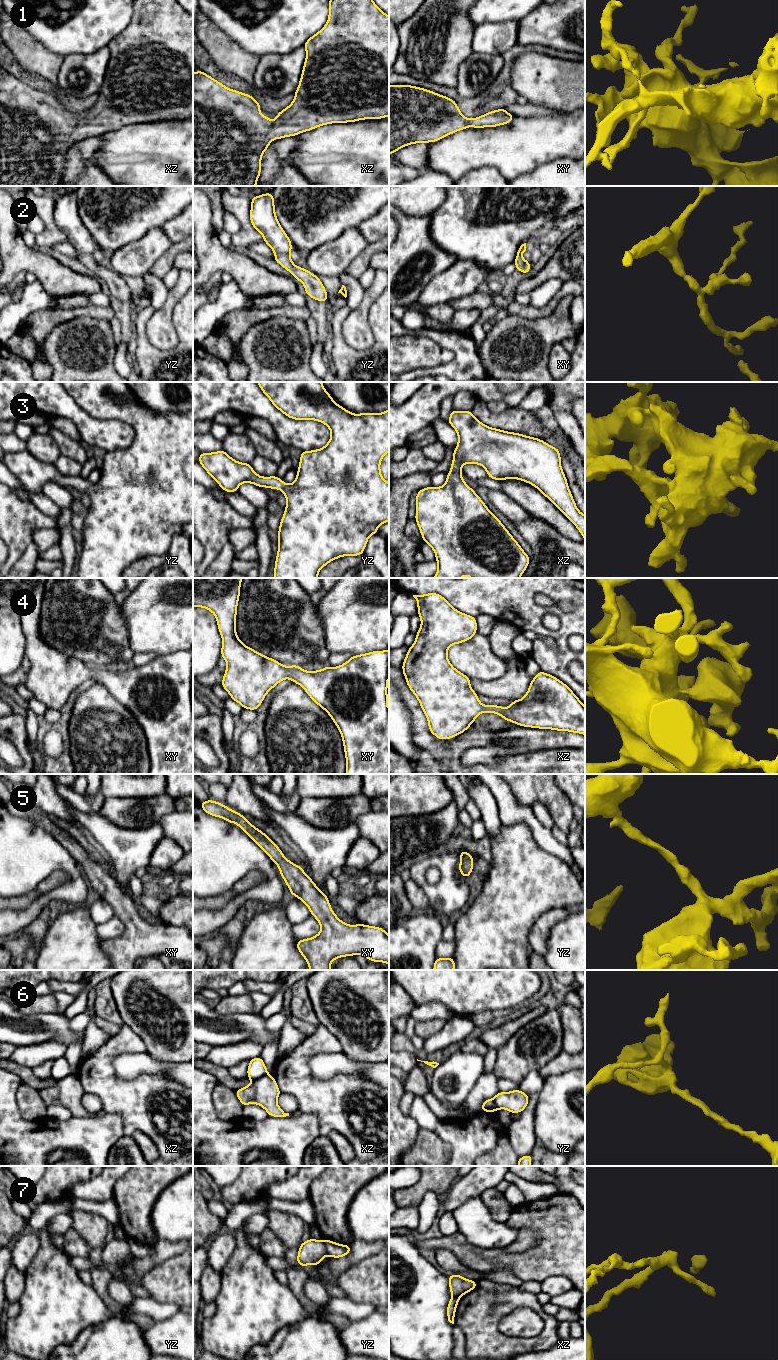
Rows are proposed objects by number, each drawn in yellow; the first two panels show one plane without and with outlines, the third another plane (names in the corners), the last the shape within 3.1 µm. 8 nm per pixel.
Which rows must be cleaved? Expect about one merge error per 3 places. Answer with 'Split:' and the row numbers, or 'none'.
Split: 6, 7

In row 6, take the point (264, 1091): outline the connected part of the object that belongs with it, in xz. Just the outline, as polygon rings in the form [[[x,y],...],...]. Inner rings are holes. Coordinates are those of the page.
[[[266,1074],[252,1081],[249,1086],[235,1090],[235,1093],[243,1107],[257,1104],[264,1108],[269,1116],[289,1116],[289,1113],[285,1113],[277,1104],[281,1092],[272,1075]]]

